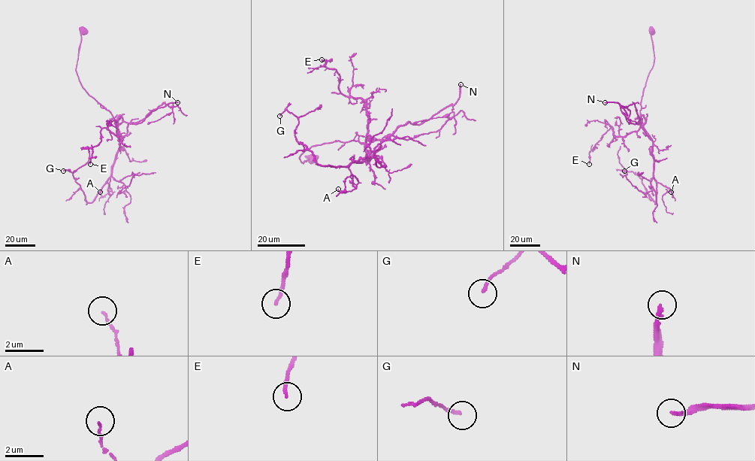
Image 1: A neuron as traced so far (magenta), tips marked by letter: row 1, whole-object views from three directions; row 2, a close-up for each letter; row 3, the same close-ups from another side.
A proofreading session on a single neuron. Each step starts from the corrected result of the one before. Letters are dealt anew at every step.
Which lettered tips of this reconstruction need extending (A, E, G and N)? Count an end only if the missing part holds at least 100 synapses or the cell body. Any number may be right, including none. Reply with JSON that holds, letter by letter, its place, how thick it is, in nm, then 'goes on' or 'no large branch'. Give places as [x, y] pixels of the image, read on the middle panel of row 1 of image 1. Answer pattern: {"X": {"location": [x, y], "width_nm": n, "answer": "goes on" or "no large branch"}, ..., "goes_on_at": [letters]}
{"A": {"location": [338, 189], "width_nm": 100, "answer": "no large branch"}, "E": {"location": [321, 59], "width_nm": 170, "answer": "no large branch"}, "G": {"location": [279, 116], "width_nm": 160, "answer": "no large branch"}, "N": {"location": [460, 84], "width_nm": 190, "answer": "goes on"}, "goes_on_at": ["N"]}

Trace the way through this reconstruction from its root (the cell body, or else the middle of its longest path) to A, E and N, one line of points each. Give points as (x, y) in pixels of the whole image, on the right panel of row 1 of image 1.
A: (651, 30), (654, 59), (643, 89), (640, 116), (652, 142), (653, 178), (668, 187), (671, 192)
E: (651, 30), (654, 59), (640, 102), (641, 126), (624, 136), (615, 136), (611, 128), (589, 153), (589, 164)
N: (651, 30), (654, 59), (640, 102), (644, 122), (641, 115), (638, 122), (631, 123), (629, 109), (605, 102)

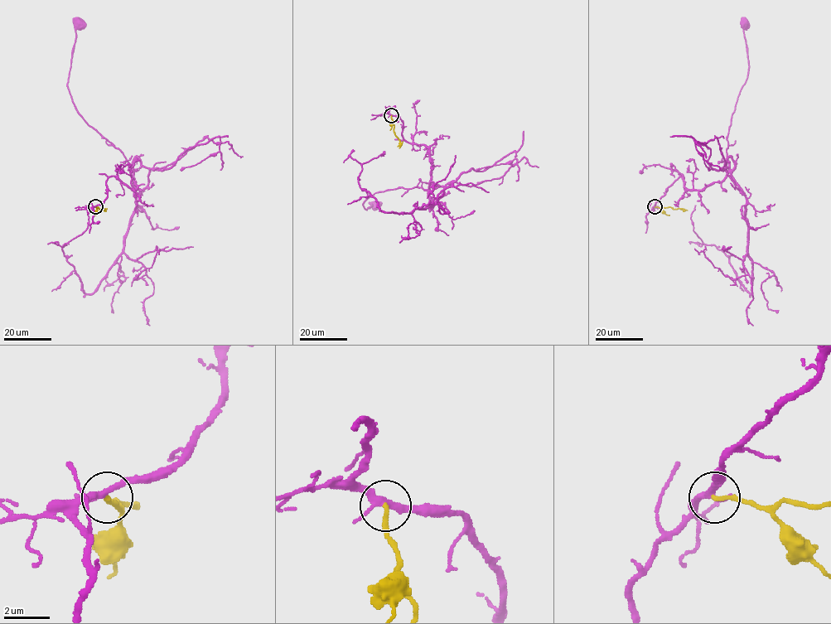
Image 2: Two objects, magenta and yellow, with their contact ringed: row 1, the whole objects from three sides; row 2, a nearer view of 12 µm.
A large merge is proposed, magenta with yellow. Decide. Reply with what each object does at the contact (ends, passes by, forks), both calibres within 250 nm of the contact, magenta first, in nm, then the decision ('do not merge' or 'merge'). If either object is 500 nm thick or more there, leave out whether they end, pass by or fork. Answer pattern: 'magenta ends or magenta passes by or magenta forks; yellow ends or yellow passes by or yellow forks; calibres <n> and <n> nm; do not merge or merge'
magenta forks; yellow ends; calibres 240 and 190 nm; do not merge

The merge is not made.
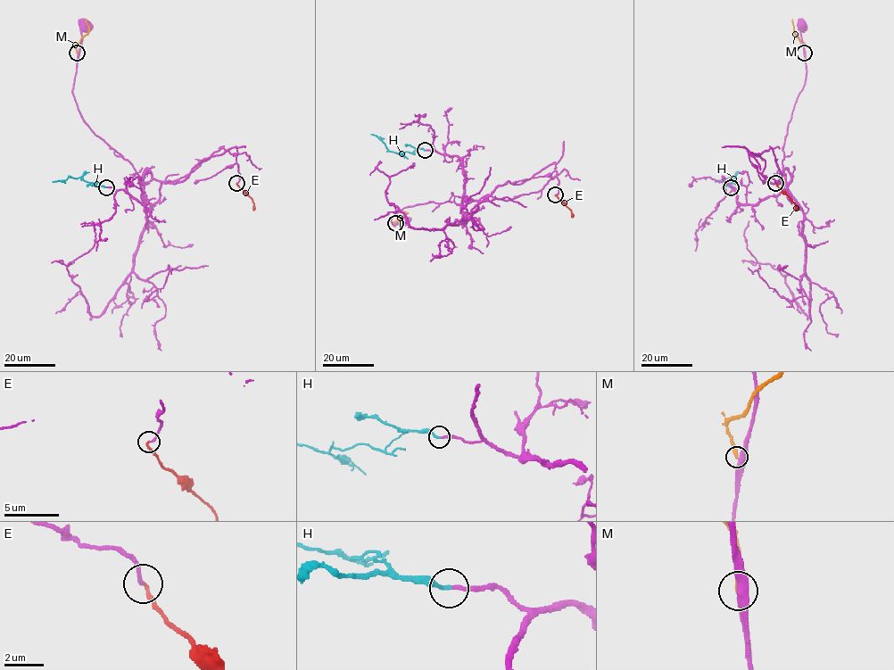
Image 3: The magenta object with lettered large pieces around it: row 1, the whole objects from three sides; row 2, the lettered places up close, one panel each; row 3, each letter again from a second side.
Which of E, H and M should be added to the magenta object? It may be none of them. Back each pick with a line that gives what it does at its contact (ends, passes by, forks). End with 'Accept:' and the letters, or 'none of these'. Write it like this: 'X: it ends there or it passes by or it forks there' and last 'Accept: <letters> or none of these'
E: it ends there
H: it ends there
Accept: E, H

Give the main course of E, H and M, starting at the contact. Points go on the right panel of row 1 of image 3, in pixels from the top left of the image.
E: (775, 183), (795, 207), (798, 205)
H: (731, 187), (734, 177), (715, 182)
M: (804, 53), (791, 19)

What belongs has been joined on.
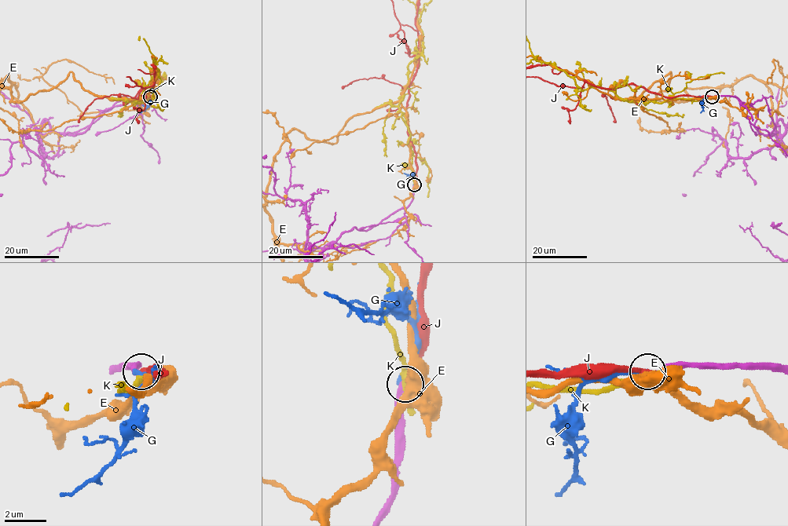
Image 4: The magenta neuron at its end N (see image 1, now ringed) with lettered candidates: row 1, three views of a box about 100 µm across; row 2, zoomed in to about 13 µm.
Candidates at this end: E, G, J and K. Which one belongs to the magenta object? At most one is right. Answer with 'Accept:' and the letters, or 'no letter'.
Accept: J

